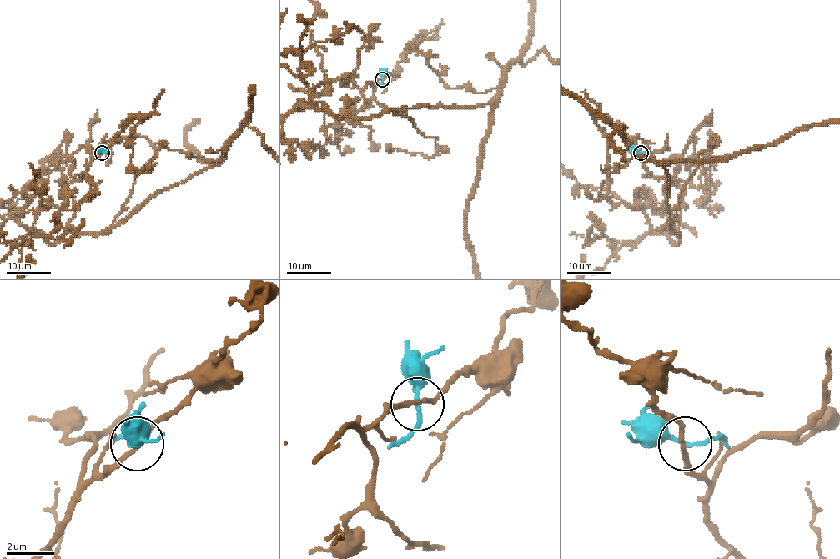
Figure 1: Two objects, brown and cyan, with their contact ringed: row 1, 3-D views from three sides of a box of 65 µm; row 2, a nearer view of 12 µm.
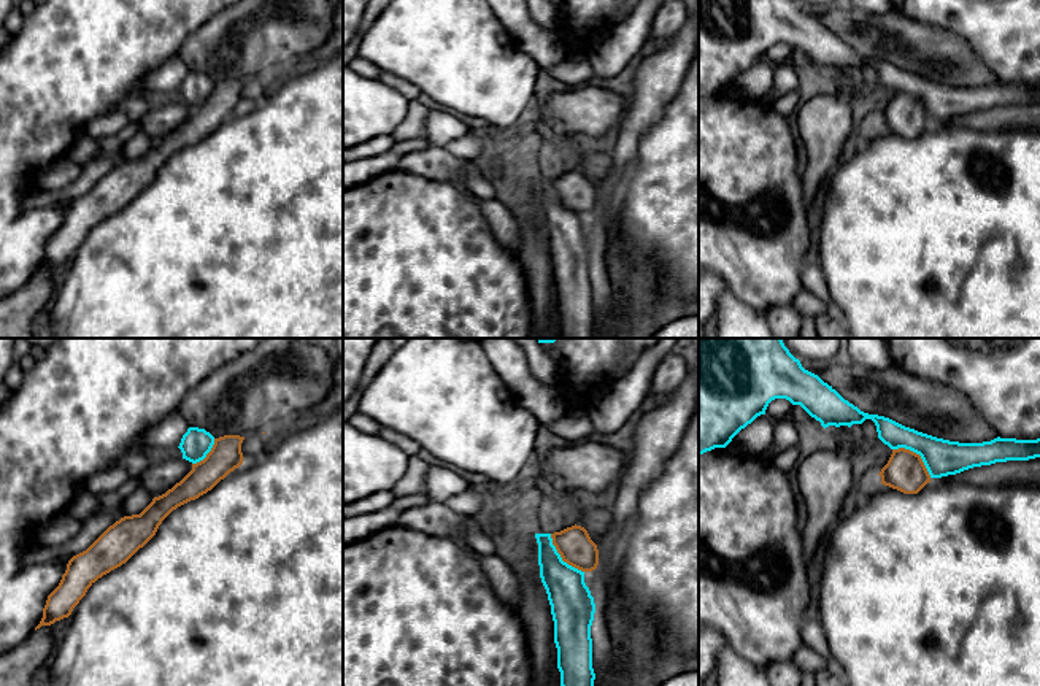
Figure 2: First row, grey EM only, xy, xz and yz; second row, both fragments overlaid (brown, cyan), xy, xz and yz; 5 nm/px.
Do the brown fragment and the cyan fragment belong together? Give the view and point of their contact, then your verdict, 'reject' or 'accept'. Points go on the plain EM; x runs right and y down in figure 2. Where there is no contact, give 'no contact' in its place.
contact yz (915, 97); reject

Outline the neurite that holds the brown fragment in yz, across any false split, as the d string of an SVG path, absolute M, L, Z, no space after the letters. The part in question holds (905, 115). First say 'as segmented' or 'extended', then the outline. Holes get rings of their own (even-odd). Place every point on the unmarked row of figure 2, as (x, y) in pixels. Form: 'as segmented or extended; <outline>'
as segmented; M905 92L892 94L888 108L878 119L881 121L881 129L903 138L918 138L930 127L930 119L921 100Z

